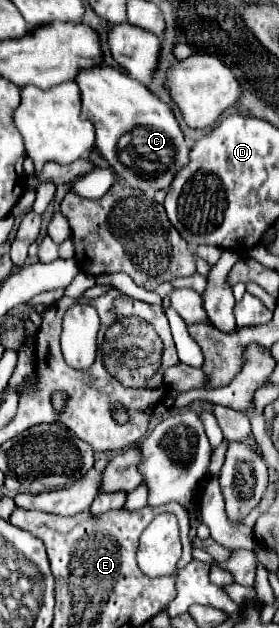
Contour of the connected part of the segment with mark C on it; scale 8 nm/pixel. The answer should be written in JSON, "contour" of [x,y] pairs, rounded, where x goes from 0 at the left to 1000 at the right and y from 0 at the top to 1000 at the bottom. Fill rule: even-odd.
{"contour":[[[394,104],[308,110],[308,113],[280,116],[272,132],[294,148],[294,186],[330,193],[330,199],[344,205],[344,237],[366,244],[366,250],[409,269],[423,285],[437,285],[473,301],[502,301],[502,304],[602,301],[616,291],[616,282],[638,275],[638,269],[652,269],[681,256],[681,247],[674,247],[681,237],[659,225],[659,212],[652,212],[645,196],[624,186],[616,174],[588,161],[573,161],[502,129],[473,126],[459,116],[423,113]]]}

